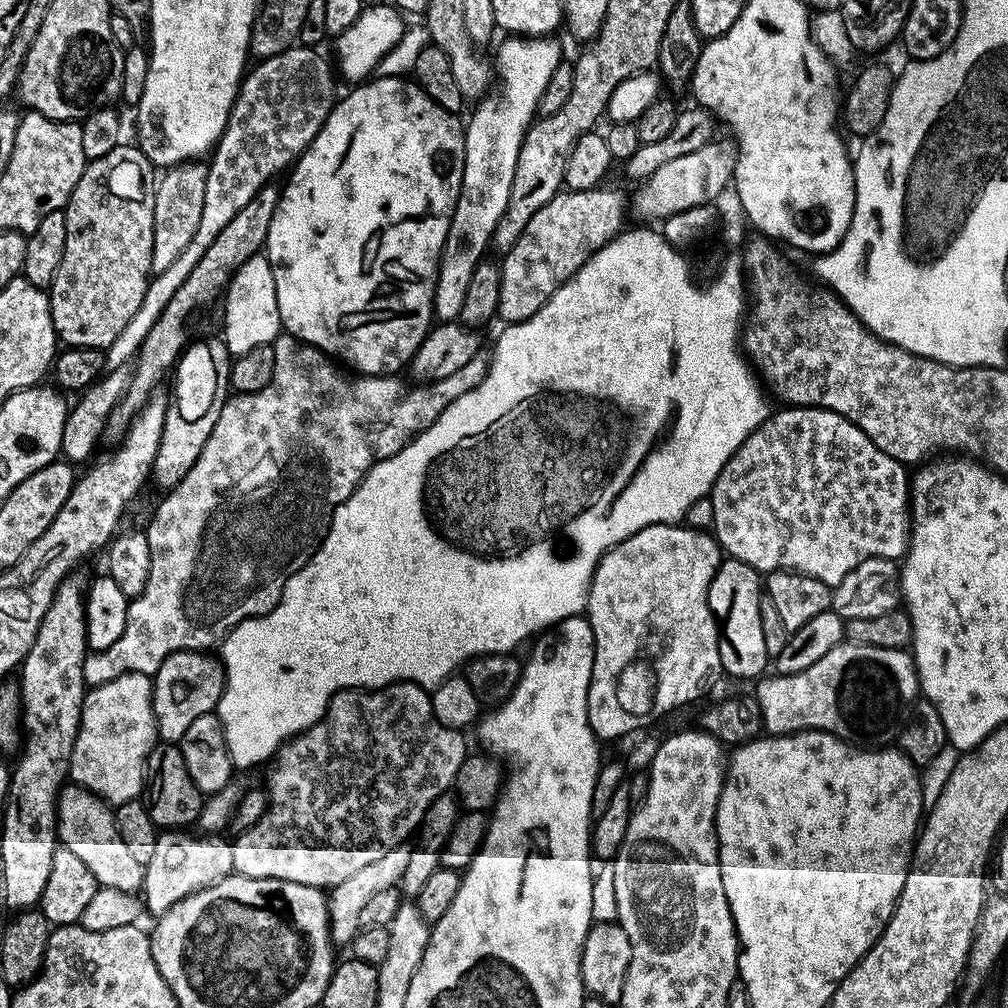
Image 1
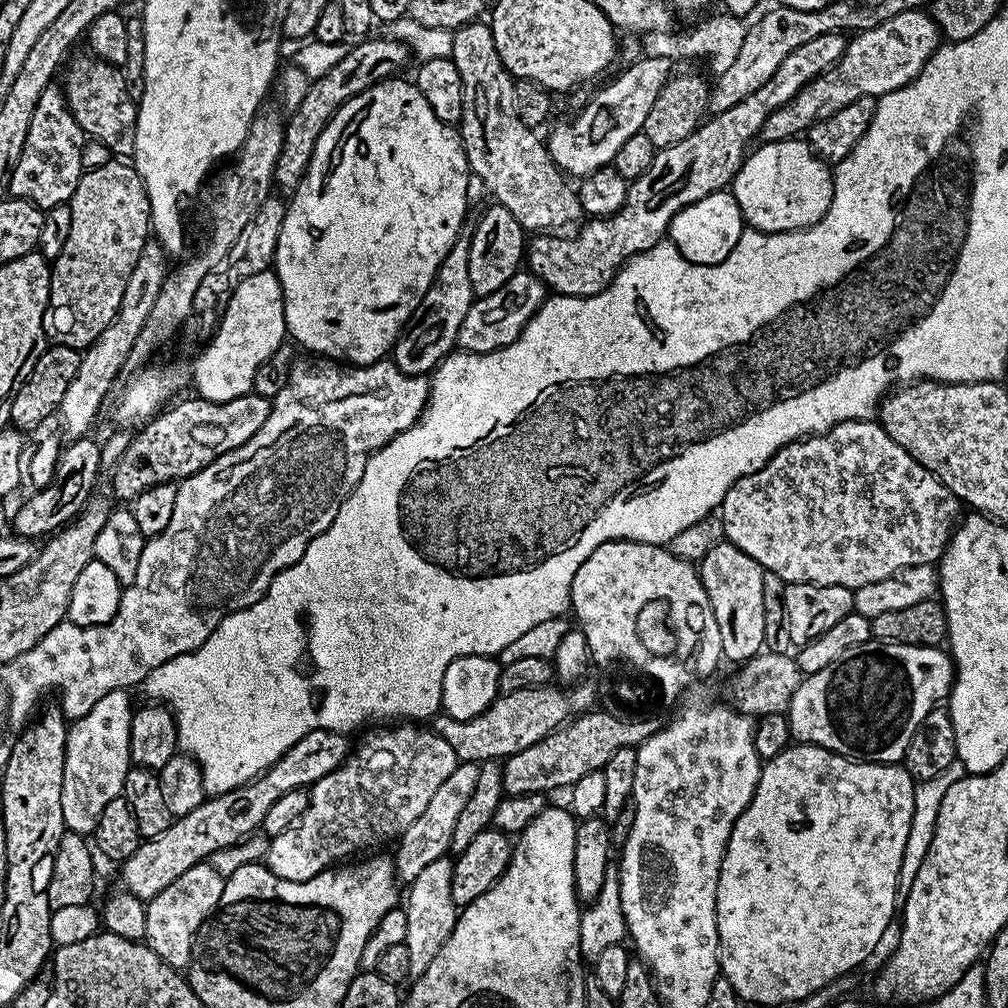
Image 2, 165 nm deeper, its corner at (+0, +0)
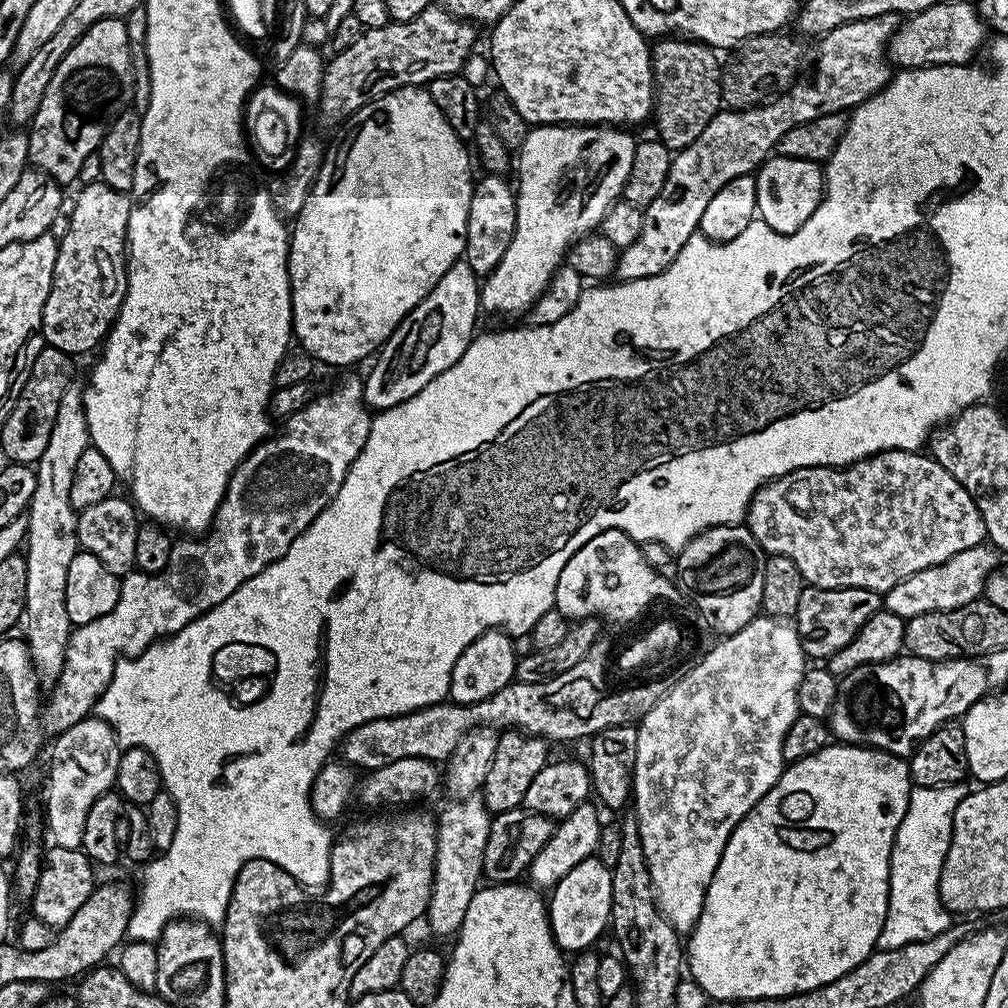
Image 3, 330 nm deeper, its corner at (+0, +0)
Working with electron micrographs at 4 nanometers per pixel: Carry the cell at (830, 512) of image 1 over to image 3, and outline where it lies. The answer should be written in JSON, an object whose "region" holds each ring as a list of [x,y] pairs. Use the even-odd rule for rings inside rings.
{"region":[[[891,448],[889,452],[867,456],[865,460],[847,464],[844,468],[799,468],[790,474],[768,481],[763,488],[756,491],[754,498],[748,504],[746,527],[750,530],[750,534],[754,534],[754,538],[758,538],[765,553],[790,558],[790,562],[794,562],[794,566],[802,570],[805,585],[813,588],[865,588],[881,594],[888,592],[898,582],[902,582],[902,578],[910,578],[910,574],[918,574],[918,570],[938,566],[954,558],[954,554],[962,550],[970,550],[985,543],[986,540],[982,514],[978,510],[976,500],[962,486],[962,482],[954,479],[938,461],[932,459],[931,455],[921,454],[919,451],[903,452],[900,448]]]}

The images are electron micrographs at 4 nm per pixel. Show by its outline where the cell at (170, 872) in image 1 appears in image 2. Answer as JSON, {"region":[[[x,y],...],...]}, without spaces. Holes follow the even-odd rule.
{"region":[[[210,862],[195,864],[186,870],[186,874],[178,874],[166,890],[162,890],[152,900],[147,901],[144,913],[146,914],[146,930],[144,940],[149,948],[154,950],[164,959],[165,964],[177,970],[187,969],[192,962],[192,947],[196,945],[196,936],[200,933],[200,928],[212,919],[212,913],[220,906],[222,890],[224,889],[225,877],[221,876],[220,871]]]}

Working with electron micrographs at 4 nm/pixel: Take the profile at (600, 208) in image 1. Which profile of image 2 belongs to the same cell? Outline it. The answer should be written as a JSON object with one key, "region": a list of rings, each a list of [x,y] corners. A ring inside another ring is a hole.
{"region":[[[827,32],[822,34],[818,38],[814,38],[814,42],[806,42],[806,46],[798,46],[798,50],[794,50],[790,53],[786,59],[782,62],[782,66],[778,66],[778,70],[774,70],[774,74],[770,78],[770,82],[766,82],[766,86],[758,86],[758,90],[754,90],[754,94],[750,94],[750,98],[742,98],[742,102],[738,102],[738,106],[730,106],[730,110],[725,112],[717,112],[715,114],[709,115],[707,119],[701,123],[700,127],[696,131],[691,132],[686,138],[682,138],[682,142],[678,142],[674,146],[666,146],[665,148],[659,149],[654,158],[654,162],[650,162],[650,170],[646,170],[646,174],[642,174],[637,178],[637,180],[631,181],[628,186],[628,193],[626,194],[626,202],[622,206],[622,210],[618,210],[612,216],[597,216],[595,218],[589,219],[587,222],[589,224],[581,223],[579,225],[580,233],[577,236],[564,236],[568,234],[536,234],[527,241],[526,244],[526,268],[527,271],[531,272],[532,275],[538,277],[541,282],[543,282],[545,289],[551,290],[557,296],[593,296],[598,294],[602,290],[606,290],[610,285],[612,285],[613,278],[616,277],[620,272],[620,268],[625,264],[630,258],[634,258],[640,252],[645,252],[650,250],[650,246],[654,246],[658,241],[665,239],[668,234],[668,227],[670,222],[674,218],[674,214],[678,214],[680,208],[685,208],[690,206],[694,202],[698,202],[698,198],[706,198],[706,194],[711,192],[718,192],[724,189],[727,189],[731,185],[732,180],[736,177],[736,171],[739,170],[741,164],[744,162],[746,153],[749,151],[750,145],[748,143],[755,141],[760,134],[760,127],[763,126],[763,123],[766,122],[770,114],[778,107],[790,101],[794,98],[796,94],[807,83],[814,79],[821,72],[826,71],[828,68],[831,68],[833,64],[836,64],[840,56],[844,52],[846,45],[845,37],[842,38],[840,32]]]}

